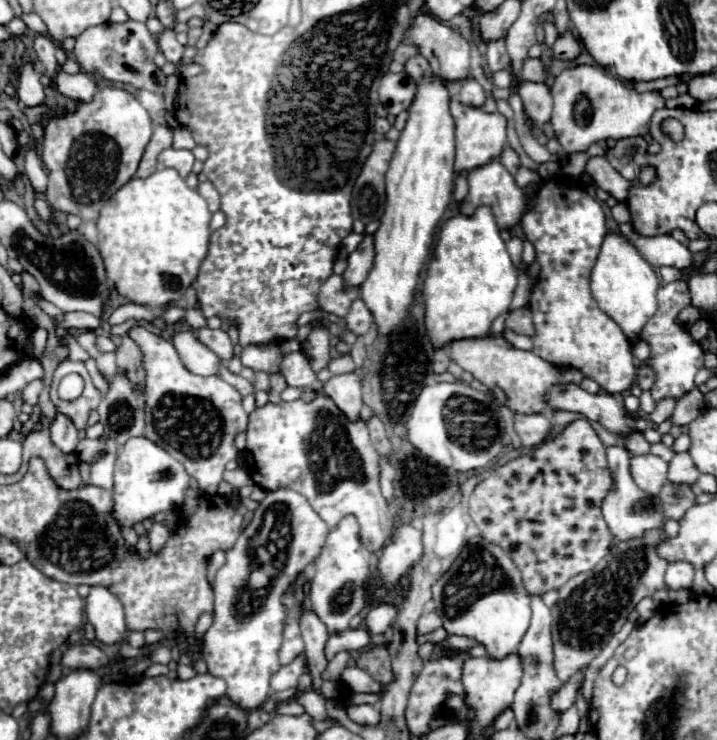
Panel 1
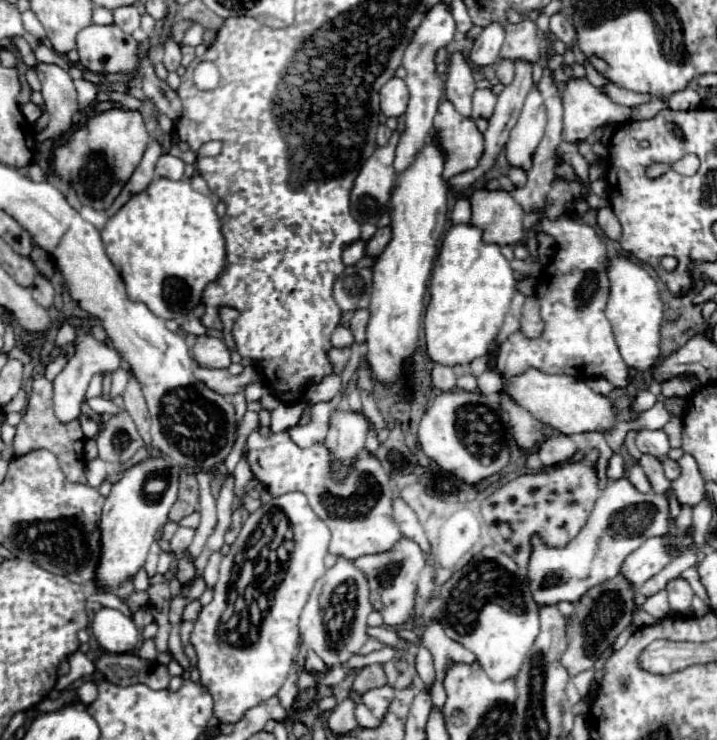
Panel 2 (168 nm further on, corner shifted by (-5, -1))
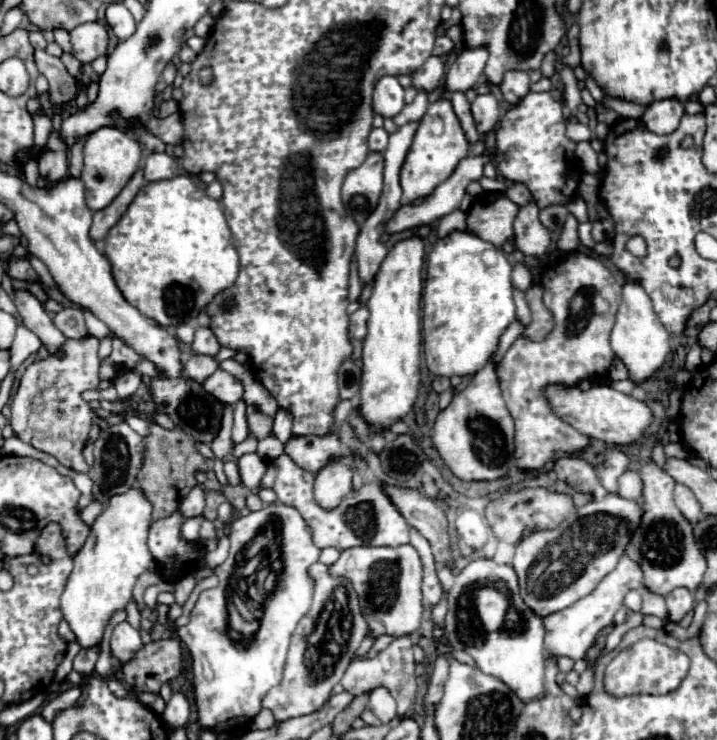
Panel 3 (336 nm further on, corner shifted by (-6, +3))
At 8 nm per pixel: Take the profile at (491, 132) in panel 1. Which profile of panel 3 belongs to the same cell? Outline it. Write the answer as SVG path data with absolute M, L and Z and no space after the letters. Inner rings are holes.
M446 97L430 103L426 115L420 119L418 133L414 135L410 157L406 157L406 165L402 165L402 205L408 205L418 197L430 195L442 181L446 181L454 173L456 165L468 155L468 151L470 141L466 139L466 133L452 109L452 103Z

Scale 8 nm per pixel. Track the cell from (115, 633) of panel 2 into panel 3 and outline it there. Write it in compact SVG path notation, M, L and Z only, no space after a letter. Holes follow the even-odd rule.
M128 621L118 623L112 631L112 639L110 639L110 647L112 647L112 655L118 661L128 661L130 657L134 657L134 653L142 647L142 639L140 639L140 631L134 629Z

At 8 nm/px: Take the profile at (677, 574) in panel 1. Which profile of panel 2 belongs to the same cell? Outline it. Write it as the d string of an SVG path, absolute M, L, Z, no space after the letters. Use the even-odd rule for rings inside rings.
M673 579L673 581L667 583L667 591L669 591L671 613L689 615L691 599L693 599L693 591L691 591L689 583L685 579Z

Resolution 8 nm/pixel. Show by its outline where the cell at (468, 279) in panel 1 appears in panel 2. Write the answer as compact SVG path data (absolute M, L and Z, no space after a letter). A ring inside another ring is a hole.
M453 225L443 243L439 257L433 265L431 281L429 281L429 305L425 311L425 341L427 341L427 355L433 363L439 365L467 365L477 357L483 357L497 337L503 319L511 307L511 299L515 293L515 277L509 261L503 257L499 245L487 245L481 239L481 231L471 225Z

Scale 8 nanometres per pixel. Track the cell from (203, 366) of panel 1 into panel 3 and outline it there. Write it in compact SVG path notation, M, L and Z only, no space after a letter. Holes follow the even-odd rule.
M218 369L216 373L212 373L206 381L204 381L204 389L208 393L212 393L214 397L218 397L218 401L222 401L224 405L234 405L238 399L242 399L244 395L244 385L238 377Z

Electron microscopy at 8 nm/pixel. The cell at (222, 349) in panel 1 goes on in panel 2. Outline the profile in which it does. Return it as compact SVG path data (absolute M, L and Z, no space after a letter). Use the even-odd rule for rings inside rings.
M207 335L197 337L191 355L197 365L205 365L209 369L227 369L231 365L229 351L225 343L219 341L217 337L207 337Z

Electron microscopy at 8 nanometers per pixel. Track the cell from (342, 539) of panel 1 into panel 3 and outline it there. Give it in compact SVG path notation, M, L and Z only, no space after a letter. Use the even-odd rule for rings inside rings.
M314 563L310 567L310 575L314 577L316 587L312 607L300 623L302 635L298 639L292 637L282 683L270 689L262 699L262 707L270 709L278 723L290 717L310 715L324 707L332 695L332 687L342 679L358 645L370 631L362 615L358 593L346 577L332 575L322 563Z

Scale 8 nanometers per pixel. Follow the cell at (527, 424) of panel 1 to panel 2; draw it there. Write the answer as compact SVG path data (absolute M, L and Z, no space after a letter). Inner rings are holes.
M557 435L557 437L545 439L537 451L541 463L547 469L561 465L561 463L567 463L575 453L577 453L577 445L569 435Z

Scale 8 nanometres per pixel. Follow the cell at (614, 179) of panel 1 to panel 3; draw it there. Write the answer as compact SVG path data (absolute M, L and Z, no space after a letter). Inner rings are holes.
M568 123L566 135L568 135L572 141L578 143L578 141L590 141L592 131L588 129L588 125L582 125L582 123Z

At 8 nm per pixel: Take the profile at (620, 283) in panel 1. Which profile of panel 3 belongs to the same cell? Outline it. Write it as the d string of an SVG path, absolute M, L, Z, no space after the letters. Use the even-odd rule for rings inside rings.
M626 281L622 287L622 303L616 313L616 323L610 335L612 351L618 359L624 361L628 367L632 381L644 381L648 379L666 359L670 351L670 333L662 325L660 317L652 309L652 299L644 291L644 287L638 281Z

